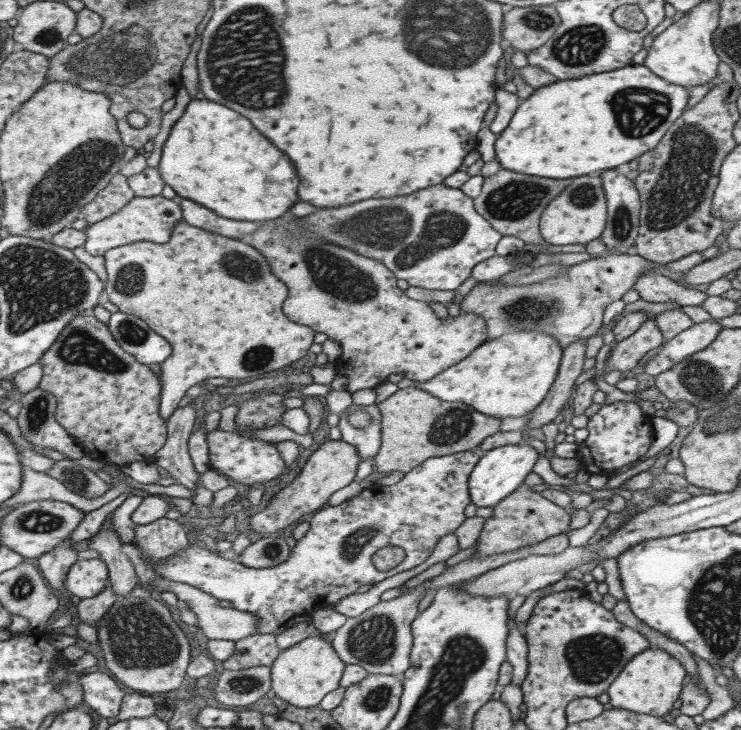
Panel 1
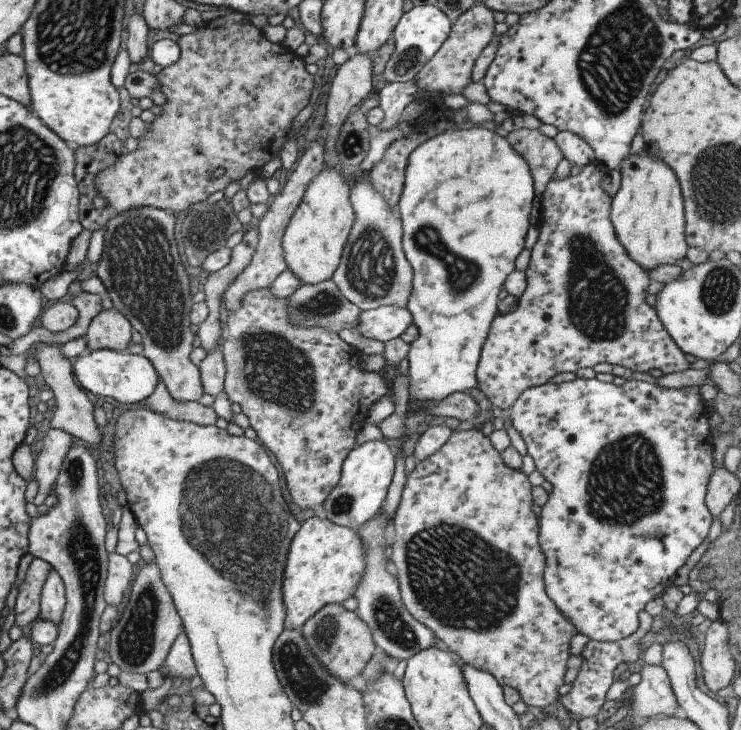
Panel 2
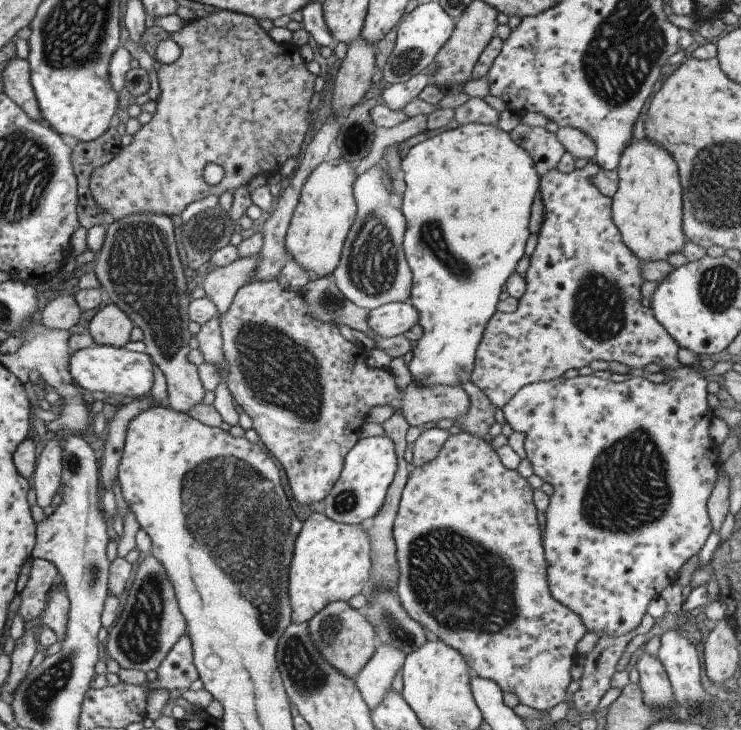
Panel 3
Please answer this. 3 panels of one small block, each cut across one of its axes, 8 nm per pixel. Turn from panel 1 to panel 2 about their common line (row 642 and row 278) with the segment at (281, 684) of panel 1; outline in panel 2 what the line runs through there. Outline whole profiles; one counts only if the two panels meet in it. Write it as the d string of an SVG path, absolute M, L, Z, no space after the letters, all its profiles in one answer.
M324 166L309 182L280 240L283 260L301 285L316 285L329 280L338 267L354 214L349 200L347 174Z

